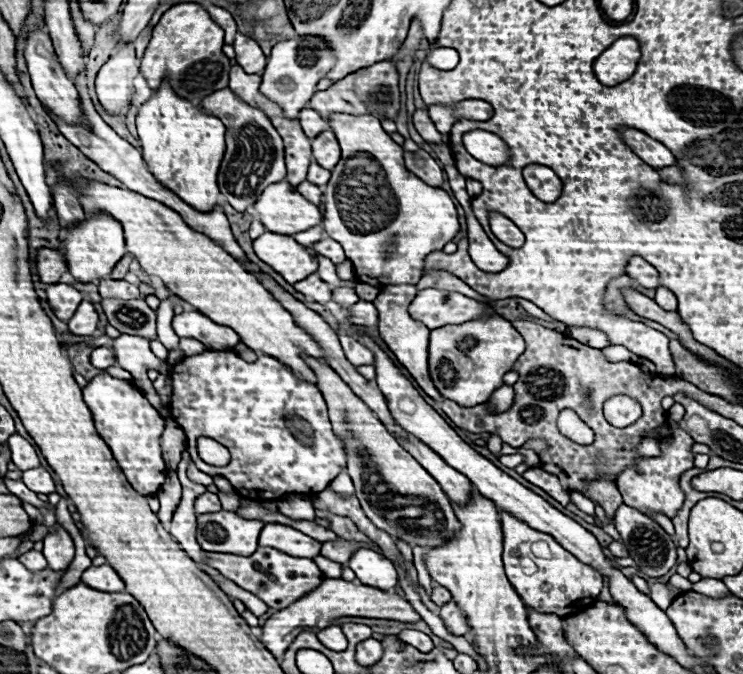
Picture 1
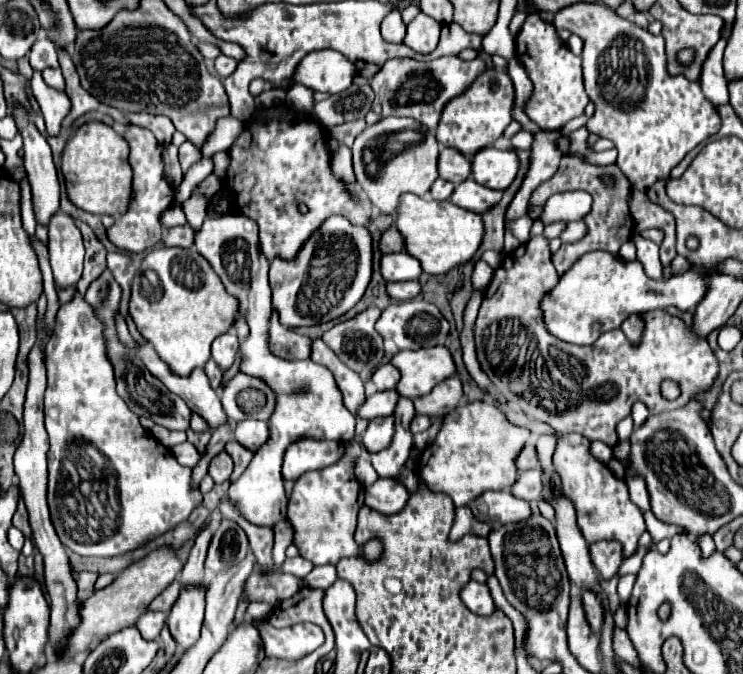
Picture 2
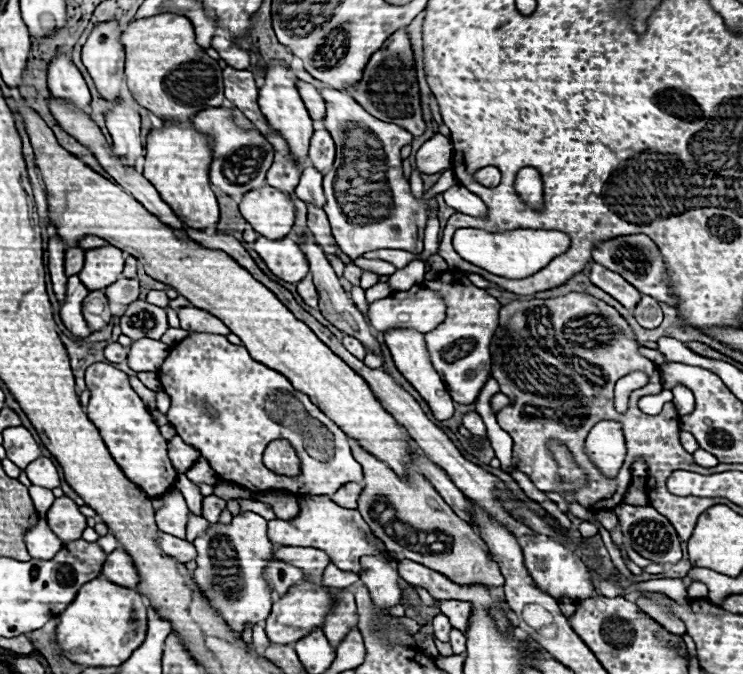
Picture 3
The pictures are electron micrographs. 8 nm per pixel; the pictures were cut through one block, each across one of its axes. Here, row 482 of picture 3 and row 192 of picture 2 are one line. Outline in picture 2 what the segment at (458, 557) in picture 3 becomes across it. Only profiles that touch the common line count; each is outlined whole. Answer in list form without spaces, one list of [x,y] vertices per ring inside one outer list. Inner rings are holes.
[[[384,118],[380,120],[378,124],[374,126],[368,126],[354,142],[352,146],[352,154],[354,154],[354,172],[356,172],[356,182],[360,184],[360,188],[366,192],[366,196],[370,198],[370,202],[374,206],[378,206],[384,214],[394,214],[398,210],[398,202],[400,202],[400,196],[406,194],[406,192],[412,192],[416,196],[426,196],[432,188],[432,182],[438,178],[438,170],[436,170],[436,162],[438,162],[438,154],[440,154],[440,146],[438,146],[438,140],[434,136],[432,130],[424,128],[422,124],[418,122],[406,122],[406,120],[400,120],[400,118]],[[400,130],[424,130],[424,142],[422,144],[416,144],[416,146],[408,146],[406,150],[398,152],[392,160],[380,164],[378,158],[372,158],[372,160],[366,160],[366,150],[372,148],[372,142],[382,138],[382,136],[388,136],[388,134],[394,134],[394,132],[400,132]]]

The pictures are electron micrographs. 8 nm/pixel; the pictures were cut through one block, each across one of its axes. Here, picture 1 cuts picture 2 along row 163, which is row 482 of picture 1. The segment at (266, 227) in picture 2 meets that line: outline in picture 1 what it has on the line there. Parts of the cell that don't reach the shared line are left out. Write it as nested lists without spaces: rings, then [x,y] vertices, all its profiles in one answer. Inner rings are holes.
[[[204,350],[202,354],[196,354],[196,356],[186,356],[182,358],[170,372],[172,376],[172,382],[174,382],[174,394],[172,394],[172,402],[170,402],[170,410],[172,410],[172,416],[174,420],[180,424],[180,428],[184,430],[186,434],[186,450],[190,452],[190,458],[194,460],[194,464],[198,466],[198,470],[210,474],[210,476],[224,476],[238,494],[242,494],[244,498],[248,500],[278,500],[286,494],[316,494],[320,490],[324,490],[334,478],[336,474],[346,466],[346,454],[344,454],[344,446],[342,442],[334,436],[332,432],[332,424],[328,420],[328,410],[326,410],[326,402],[320,394],[320,390],[316,388],[316,384],[312,382],[306,382],[306,380],[300,380],[294,376],[294,372],[284,366],[282,362],[278,362],[276,358],[272,356],[260,356],[256,362],[244,362],[234,350]],[[198,436],[206,436],[206,438],[212,438],[216,442],[220,442],[222,446],[226,446],[230,450],[230,464],[224,466],[224,468],[214,468],[206,462],[202,462],[202,458],[198,456],[196,452],[196,440]]]

